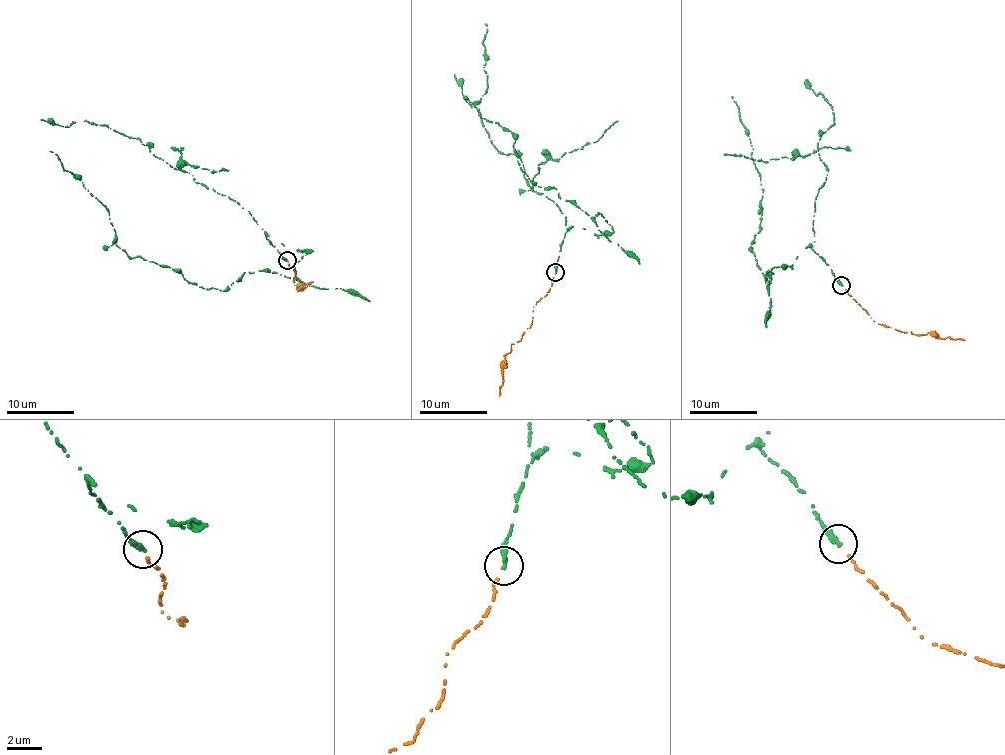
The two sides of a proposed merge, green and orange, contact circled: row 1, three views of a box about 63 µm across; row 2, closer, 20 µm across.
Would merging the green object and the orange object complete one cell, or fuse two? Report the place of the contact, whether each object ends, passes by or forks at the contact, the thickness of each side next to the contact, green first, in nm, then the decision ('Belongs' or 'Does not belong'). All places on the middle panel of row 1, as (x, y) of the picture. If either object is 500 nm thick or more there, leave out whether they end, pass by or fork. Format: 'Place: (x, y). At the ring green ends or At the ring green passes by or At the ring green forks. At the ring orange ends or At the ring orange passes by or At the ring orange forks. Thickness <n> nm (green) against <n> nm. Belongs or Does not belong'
Place: (555, 272). At the ring green ends. At the ring orange ends. Thickness 320 nm (green) against 90 nm. Belongs

